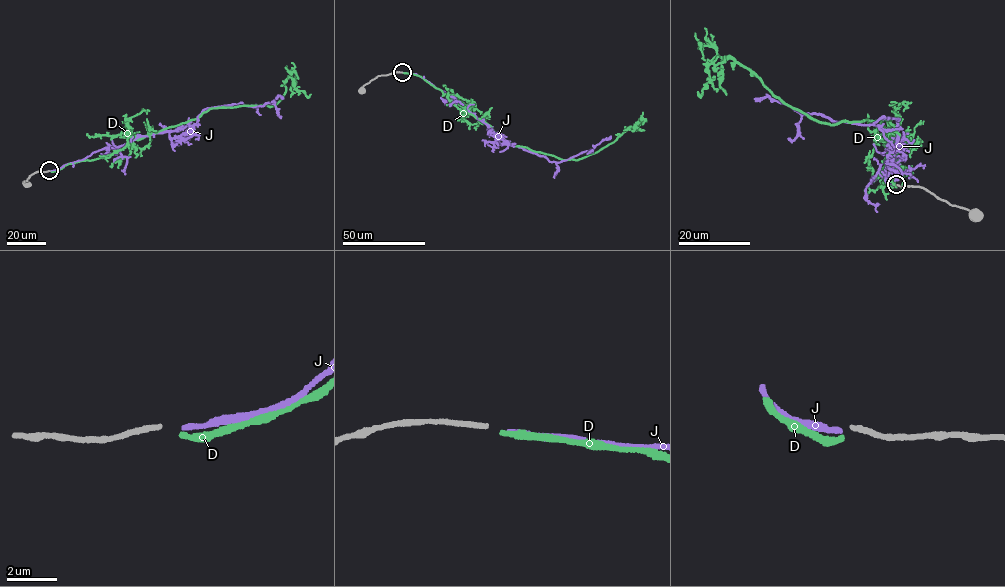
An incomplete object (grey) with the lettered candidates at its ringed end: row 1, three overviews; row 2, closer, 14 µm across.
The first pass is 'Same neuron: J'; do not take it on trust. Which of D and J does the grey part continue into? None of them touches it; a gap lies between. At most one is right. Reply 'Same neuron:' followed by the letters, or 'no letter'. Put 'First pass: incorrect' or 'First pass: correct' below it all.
Same neuron: J
First pass: correct

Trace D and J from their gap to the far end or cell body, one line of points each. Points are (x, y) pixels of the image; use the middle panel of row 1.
D: (403, 73), (421, 76), (513, 145), (563, 159), (590, 155), (636, 123), (635, 127), (644, 130)
J: (403, 72), (414, 73), (442, 90), (512, 145), (544, 156), (550, 161), (559, 162), (592, 150), (610, 136)

